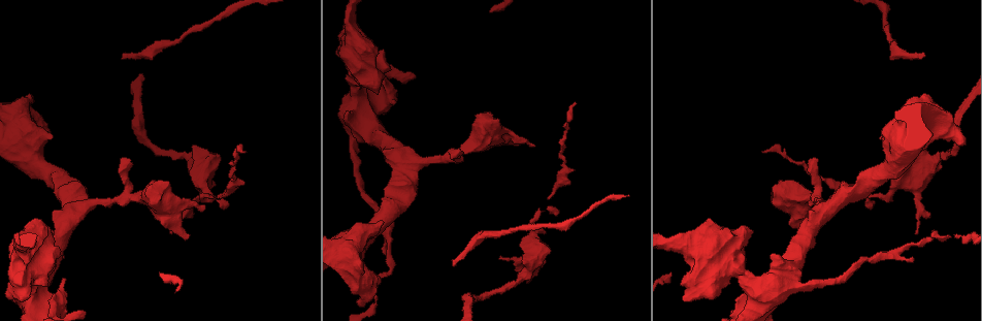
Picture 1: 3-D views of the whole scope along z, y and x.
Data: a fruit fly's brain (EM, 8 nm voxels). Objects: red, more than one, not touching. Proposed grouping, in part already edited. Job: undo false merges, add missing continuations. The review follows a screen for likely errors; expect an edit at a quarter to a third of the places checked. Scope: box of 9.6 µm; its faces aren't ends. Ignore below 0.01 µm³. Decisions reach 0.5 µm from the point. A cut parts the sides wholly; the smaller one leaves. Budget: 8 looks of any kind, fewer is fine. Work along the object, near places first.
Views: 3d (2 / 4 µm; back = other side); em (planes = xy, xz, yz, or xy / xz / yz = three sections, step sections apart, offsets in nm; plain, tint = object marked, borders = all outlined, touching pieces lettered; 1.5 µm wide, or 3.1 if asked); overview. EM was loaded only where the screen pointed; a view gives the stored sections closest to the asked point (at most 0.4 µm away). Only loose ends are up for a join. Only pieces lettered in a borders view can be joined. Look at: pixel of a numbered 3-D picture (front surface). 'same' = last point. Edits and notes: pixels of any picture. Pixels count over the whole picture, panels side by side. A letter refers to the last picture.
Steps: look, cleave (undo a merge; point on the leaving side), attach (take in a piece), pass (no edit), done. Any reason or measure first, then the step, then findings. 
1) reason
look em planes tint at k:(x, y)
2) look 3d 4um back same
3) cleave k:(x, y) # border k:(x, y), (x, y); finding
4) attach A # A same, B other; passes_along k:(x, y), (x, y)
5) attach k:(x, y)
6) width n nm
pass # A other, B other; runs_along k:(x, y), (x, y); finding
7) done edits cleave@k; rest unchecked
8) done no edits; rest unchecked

long arm stops here
look em planes borders at 1:(452, 264)

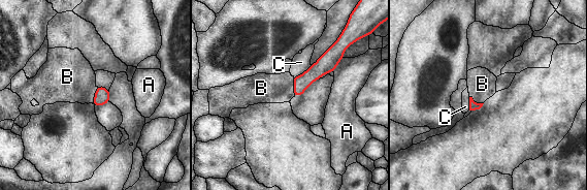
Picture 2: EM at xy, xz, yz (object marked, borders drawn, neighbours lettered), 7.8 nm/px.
longest_contact C 170 nm
pass # A other, B other, C other; no lettered piece goes on from it

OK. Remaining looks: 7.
free end
look em planes borders at 1:(534, 145)

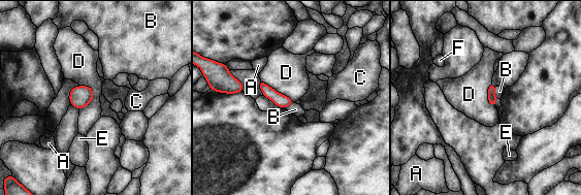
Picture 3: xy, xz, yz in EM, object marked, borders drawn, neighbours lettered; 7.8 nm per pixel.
pass # A other, B other, C other, D other, E other, F other; border 3:(89, 85), (93, 99), (79, 110); no lettered piece goes on from it

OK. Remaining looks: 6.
an open end
look 3d 4um back at 1:(32, 97)

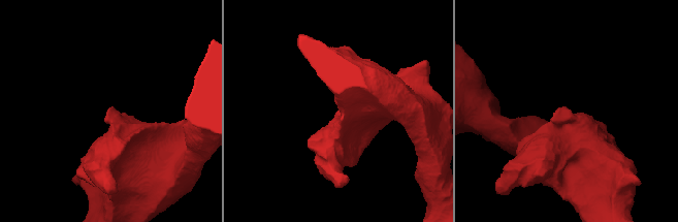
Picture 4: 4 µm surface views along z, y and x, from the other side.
look em xy step 4 borders at 4:(553, 113)

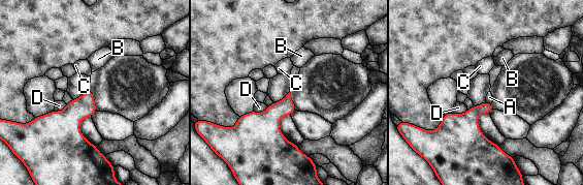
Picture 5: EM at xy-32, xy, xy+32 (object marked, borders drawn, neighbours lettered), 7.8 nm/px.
look em planes borders same

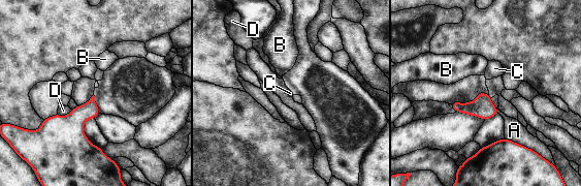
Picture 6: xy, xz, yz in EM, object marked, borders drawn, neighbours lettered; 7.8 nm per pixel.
pass # A other, B other, C other, D other; border 6:(505, 136), (535, 151); no lettered piece goes on from it

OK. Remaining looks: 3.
done no edits; rest unchecked

